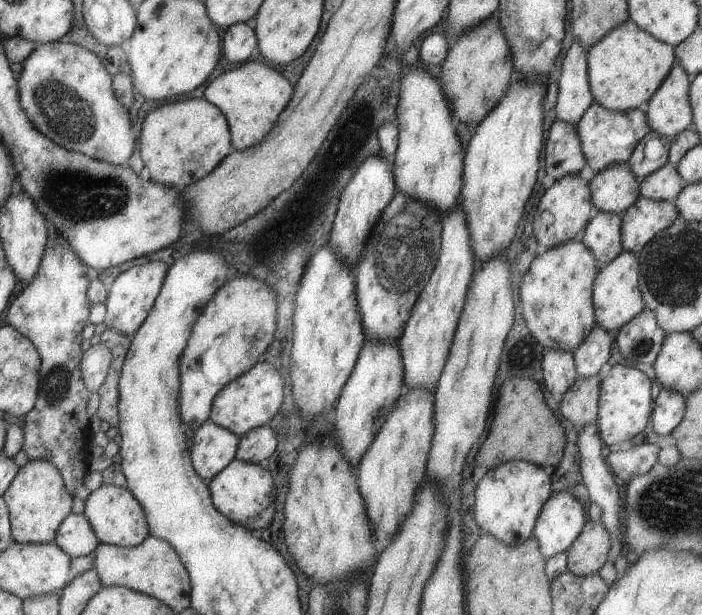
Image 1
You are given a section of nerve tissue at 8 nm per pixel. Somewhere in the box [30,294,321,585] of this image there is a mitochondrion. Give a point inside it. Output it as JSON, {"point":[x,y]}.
{"point":[57,382]}

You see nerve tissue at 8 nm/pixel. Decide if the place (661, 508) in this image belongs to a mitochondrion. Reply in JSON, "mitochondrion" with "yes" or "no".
{"mitochondrion":"yes"}

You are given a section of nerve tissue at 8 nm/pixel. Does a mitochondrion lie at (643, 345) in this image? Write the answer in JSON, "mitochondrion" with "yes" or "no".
{"mitochondrion":"yes"}

